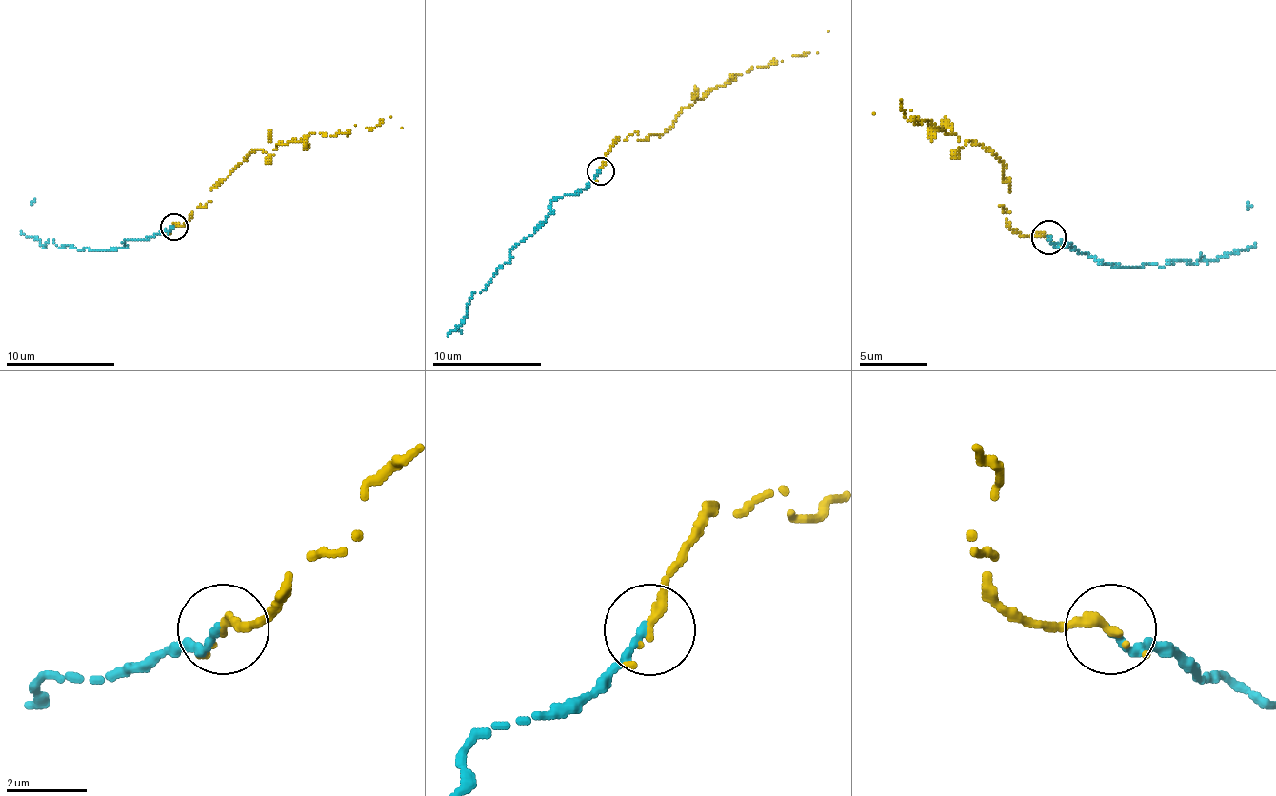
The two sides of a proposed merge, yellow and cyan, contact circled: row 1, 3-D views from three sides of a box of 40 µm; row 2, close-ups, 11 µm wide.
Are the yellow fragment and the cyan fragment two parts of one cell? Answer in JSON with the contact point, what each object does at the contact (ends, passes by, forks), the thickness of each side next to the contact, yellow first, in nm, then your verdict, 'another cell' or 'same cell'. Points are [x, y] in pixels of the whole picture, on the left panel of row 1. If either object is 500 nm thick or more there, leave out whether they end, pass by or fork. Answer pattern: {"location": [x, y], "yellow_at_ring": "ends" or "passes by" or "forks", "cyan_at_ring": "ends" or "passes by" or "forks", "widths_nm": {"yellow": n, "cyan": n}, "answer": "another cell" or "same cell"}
{"location": [174, 227], "yellow_at_ring": "ends", "cyan_at_ring": "ends", "widths_nm": {"yellow": 280, "cyan": 190}, "answer": "same cell"}

